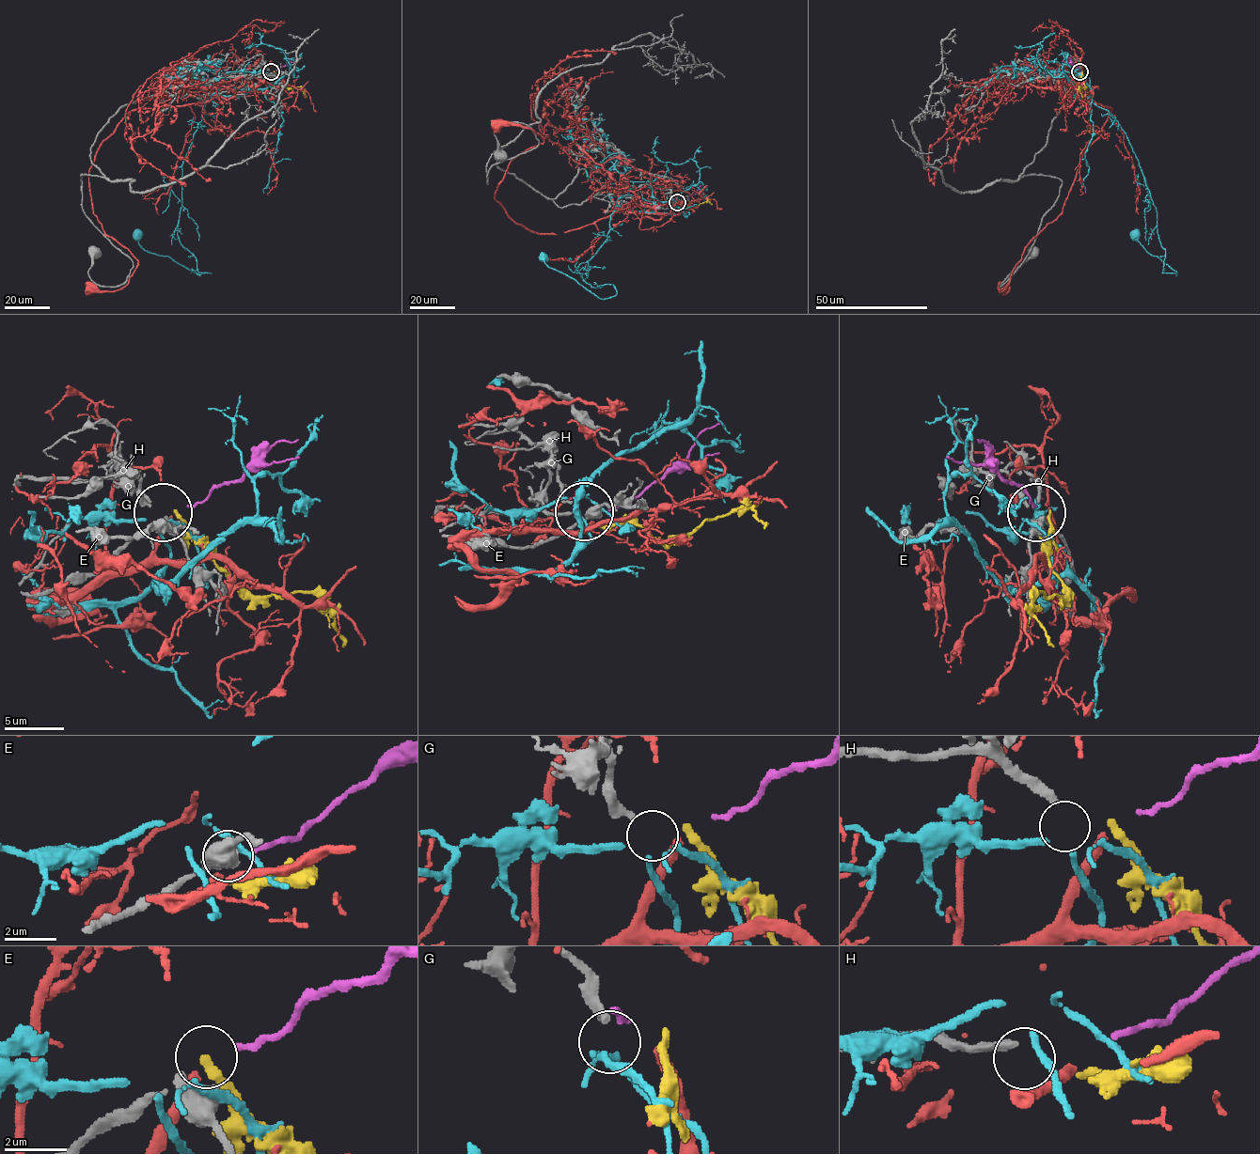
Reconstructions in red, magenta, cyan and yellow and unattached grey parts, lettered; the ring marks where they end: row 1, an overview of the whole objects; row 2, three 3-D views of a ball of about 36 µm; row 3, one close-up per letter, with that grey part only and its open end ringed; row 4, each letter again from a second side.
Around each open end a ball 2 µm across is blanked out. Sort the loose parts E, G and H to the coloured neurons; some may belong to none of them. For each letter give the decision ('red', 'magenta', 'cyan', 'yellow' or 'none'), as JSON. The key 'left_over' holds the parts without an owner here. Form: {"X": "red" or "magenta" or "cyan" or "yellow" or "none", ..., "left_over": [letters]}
{"E": "magenta", "G": "cyan", "H": "none", "left_over": ["H"]}

